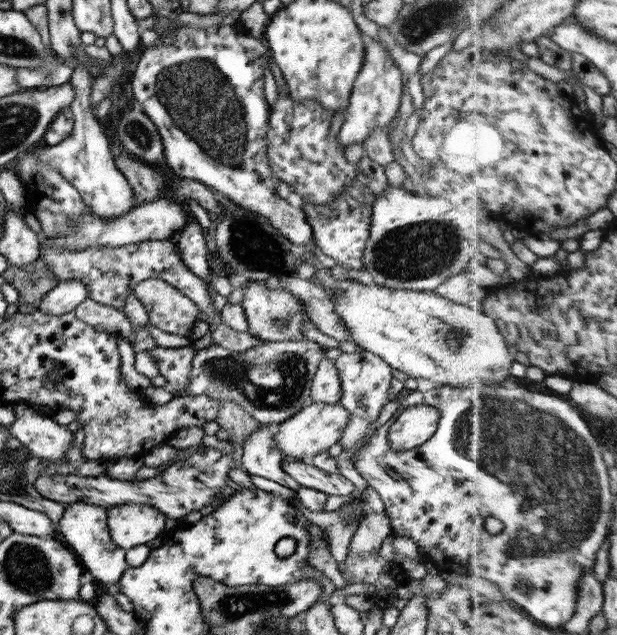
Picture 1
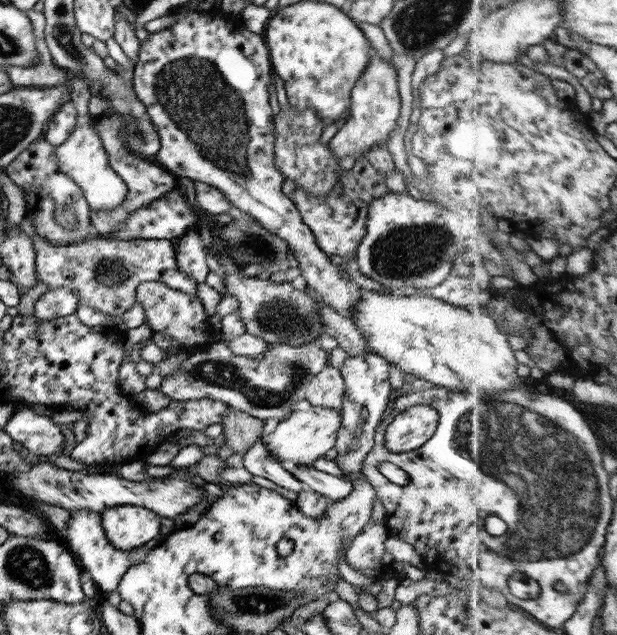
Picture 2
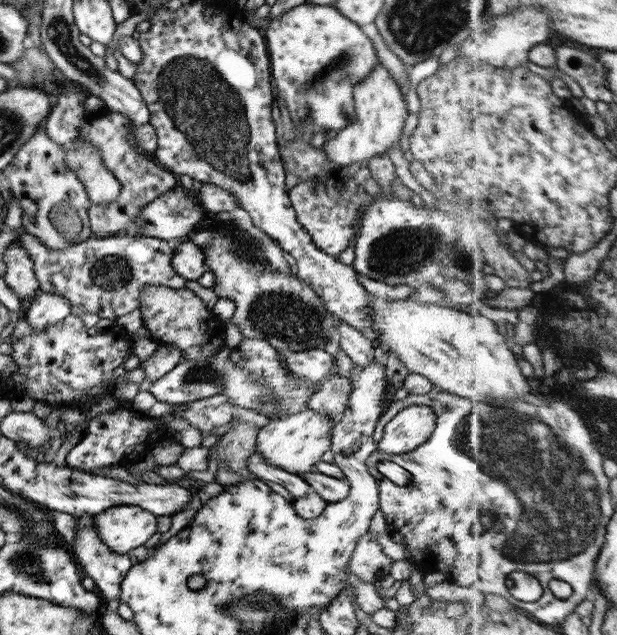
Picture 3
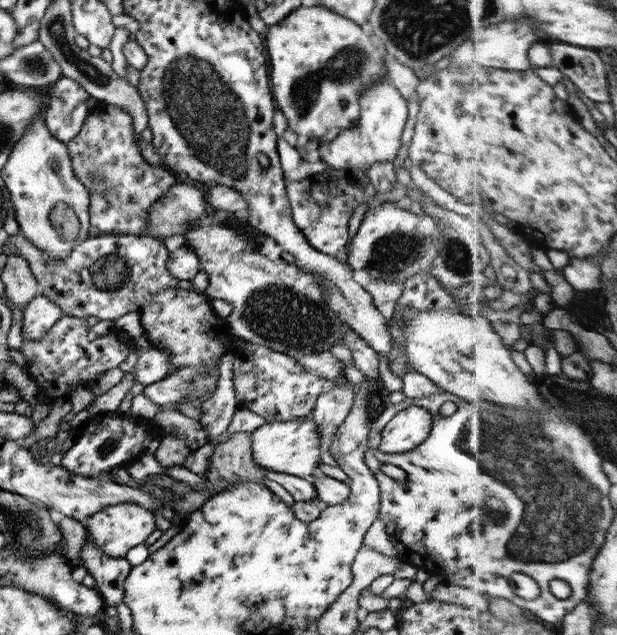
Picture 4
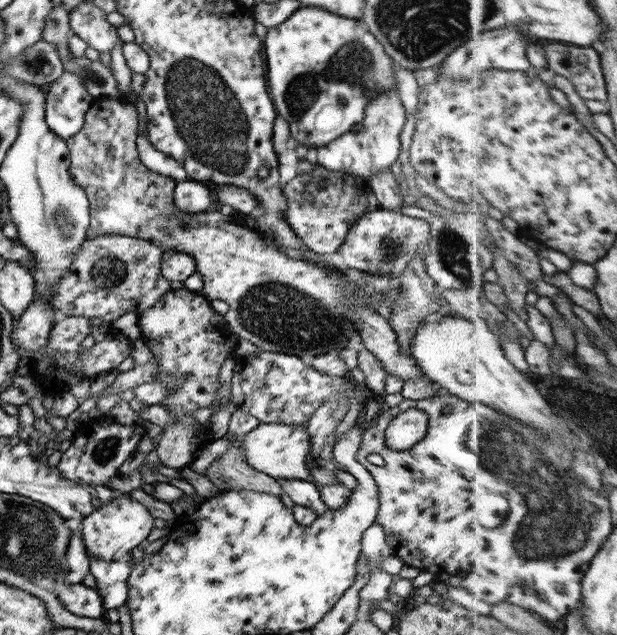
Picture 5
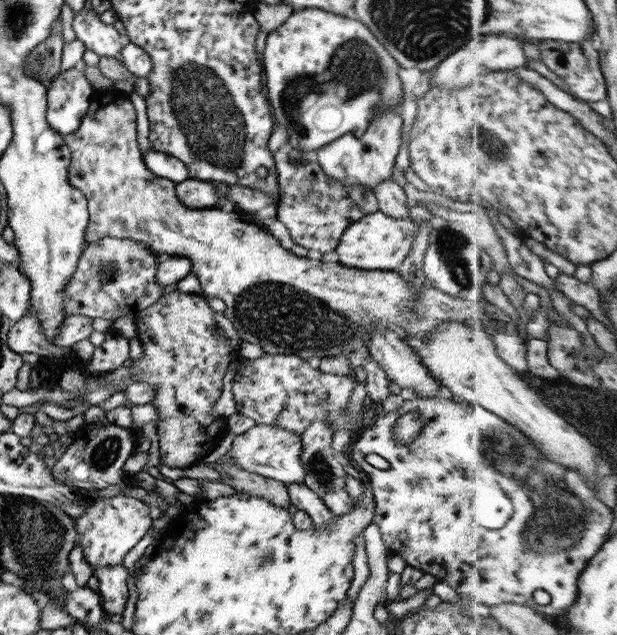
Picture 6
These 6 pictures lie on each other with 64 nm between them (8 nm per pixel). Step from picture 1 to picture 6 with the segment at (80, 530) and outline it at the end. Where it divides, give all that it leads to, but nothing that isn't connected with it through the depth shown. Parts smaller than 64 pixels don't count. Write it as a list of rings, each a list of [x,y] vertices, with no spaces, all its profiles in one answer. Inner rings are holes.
[[[121,563],[113,566],[93,567],[93,576],[97,578],[96,592],[100,596],[101,606],[106,617],[121,614],[127,602],[127,586],[125,580],[130,574],[129,568]]]

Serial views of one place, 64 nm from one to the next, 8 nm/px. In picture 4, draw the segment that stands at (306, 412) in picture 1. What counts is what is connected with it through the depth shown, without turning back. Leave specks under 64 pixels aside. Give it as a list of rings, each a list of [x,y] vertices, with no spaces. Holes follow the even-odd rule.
[[[311,414],[287,421],[266,422],[251,432],[251,461],[267,471],[308,478],[317,471],[319,433]]]

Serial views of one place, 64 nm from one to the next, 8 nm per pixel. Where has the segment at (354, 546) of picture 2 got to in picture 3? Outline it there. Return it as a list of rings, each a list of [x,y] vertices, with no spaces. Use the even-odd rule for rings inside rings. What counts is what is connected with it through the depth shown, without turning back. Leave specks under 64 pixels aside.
[[[363,533],[355,543],[349,559],[348,572],[359,579],[374,582],[381,575],[388,574],[393,560],[381,552],[381,545],[371,534]]]

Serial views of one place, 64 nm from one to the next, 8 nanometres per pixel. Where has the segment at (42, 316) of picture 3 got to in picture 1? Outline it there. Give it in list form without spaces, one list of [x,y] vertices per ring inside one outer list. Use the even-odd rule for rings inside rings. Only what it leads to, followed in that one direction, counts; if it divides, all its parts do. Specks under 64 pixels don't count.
[[[67,280],[58,284],[41,298],[39,312],[53,316],[71,312],[88,298],[87,286],[77,280]]]

